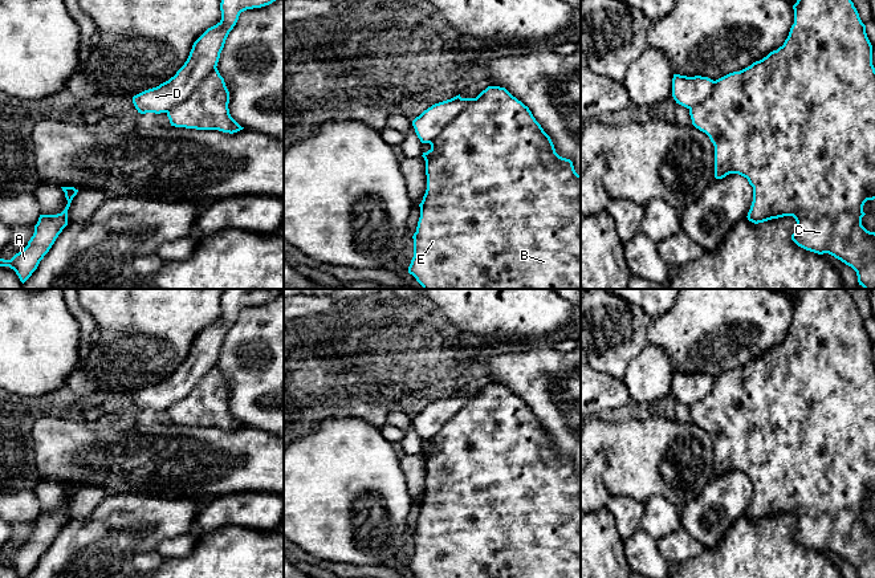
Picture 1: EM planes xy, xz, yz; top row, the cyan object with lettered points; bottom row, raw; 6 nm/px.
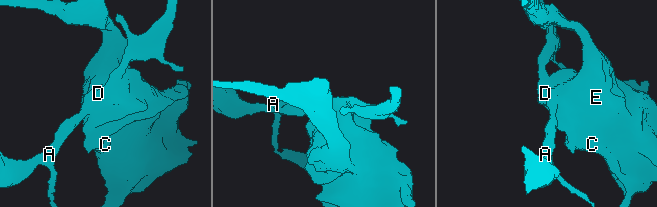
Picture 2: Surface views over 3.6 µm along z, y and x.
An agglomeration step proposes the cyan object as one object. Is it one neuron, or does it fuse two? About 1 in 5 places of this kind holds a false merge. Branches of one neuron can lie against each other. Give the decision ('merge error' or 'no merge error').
no merge error

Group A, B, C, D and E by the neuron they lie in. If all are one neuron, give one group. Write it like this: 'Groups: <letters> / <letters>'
Groups: A B C D E

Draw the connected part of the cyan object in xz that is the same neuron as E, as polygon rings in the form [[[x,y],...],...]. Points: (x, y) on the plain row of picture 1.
[[[488,383],[476,395],[461,395],[459,391],[451,396],[432,402],[412,418],[412,423],[420,439],[431,441],[431,445],[422,452],[426,457],[427,487],[419,501],[420,514],[416,529],[412,533],[414,554],[408,563],[408,570],[412,571],[416,578],[581,578],[581,472],[575,469],[570,456],[562,455],[555,449],[550,434],[536,418],[528,403],[513,394],[505,384]]]

